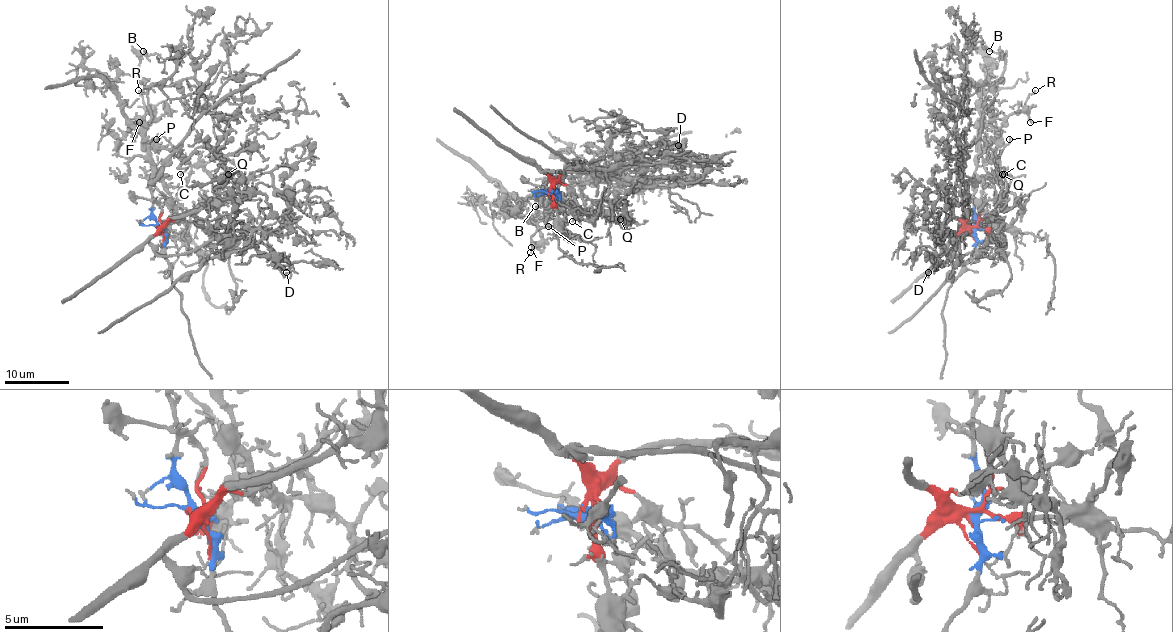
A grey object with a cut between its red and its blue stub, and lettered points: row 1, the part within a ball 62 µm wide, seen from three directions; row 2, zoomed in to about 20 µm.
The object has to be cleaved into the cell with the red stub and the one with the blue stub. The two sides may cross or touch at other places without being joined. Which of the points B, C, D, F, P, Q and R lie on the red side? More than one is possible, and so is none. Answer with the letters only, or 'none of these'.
D

